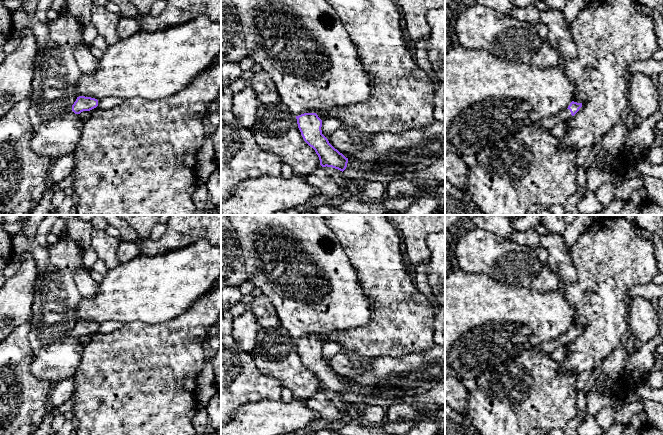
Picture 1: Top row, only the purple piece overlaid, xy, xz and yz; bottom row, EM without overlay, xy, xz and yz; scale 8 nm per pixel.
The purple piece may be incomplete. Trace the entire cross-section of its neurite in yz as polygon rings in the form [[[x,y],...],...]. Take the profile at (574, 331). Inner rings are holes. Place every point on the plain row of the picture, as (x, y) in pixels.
[[[572,325],[567,333],[557,337],[554,340],[548,341],[546,343],[541,343],[534,348],[538,352],[551,354],[559,347],[566,346],[568,343],[574,340],[581,331],[582,331],[582,327],[577,327],[577,326]]]

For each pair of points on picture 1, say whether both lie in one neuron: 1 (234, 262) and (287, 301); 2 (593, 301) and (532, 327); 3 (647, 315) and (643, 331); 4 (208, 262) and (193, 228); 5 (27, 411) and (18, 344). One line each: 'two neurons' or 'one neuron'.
1: two neurons
2: two neurons
3: one neuron
4: two neurons
5: one neuron

